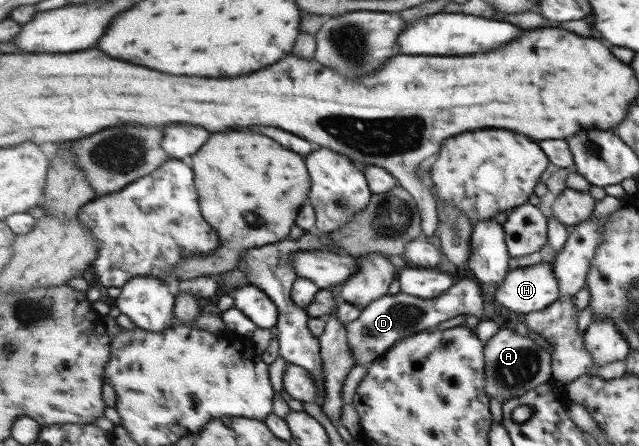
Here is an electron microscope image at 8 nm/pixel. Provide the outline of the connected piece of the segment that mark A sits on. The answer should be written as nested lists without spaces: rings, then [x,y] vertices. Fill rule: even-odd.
[[[503,328],[485,344],[486,391],[491,398],[504,401],[524,395],[553,378],[554,359],[550,351],[534,339],[519,335],[515,330]]]

